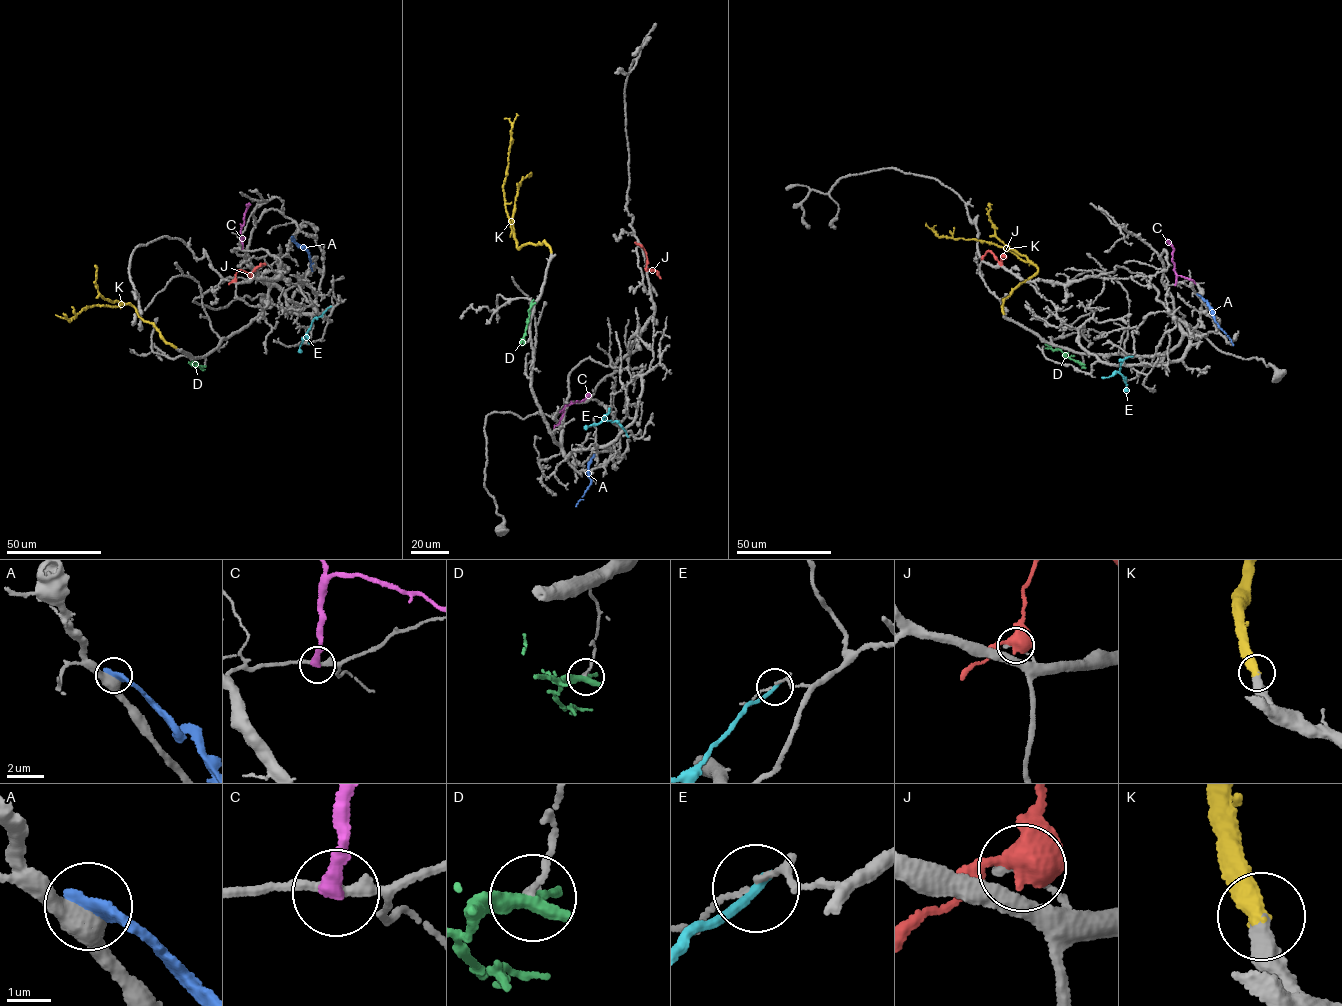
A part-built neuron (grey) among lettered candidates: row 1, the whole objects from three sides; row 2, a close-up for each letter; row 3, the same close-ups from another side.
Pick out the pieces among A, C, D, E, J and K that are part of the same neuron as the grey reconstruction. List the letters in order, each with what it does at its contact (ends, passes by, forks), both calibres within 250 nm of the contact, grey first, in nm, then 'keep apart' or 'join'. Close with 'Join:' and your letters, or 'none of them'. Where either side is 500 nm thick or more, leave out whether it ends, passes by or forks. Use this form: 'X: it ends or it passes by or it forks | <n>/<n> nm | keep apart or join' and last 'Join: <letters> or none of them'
A: 500/360 nm | keep apart
C: it ends | 240/280 nm | keep apart
D: it passes by | 180/340 nm | keep apart
E: it ends | 110/240 nm | keep apart
J: 160/550 nm | keep apart
K: it ends | 460/440 nm | join
Join: K

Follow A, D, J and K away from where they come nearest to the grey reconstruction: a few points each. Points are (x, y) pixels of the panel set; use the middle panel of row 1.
A: (594, 455), (587, 470), (591, 481), (576, 506)
D: (524, 342), (533, 300)
J: (640, 245), (644, 250), (646, 267), (656, 271), (660, 278)
K: (551, 252), (544, 242), (528, 243), (517, 248), (503, 187), (512, 128), (509, 119), (504, 118)

